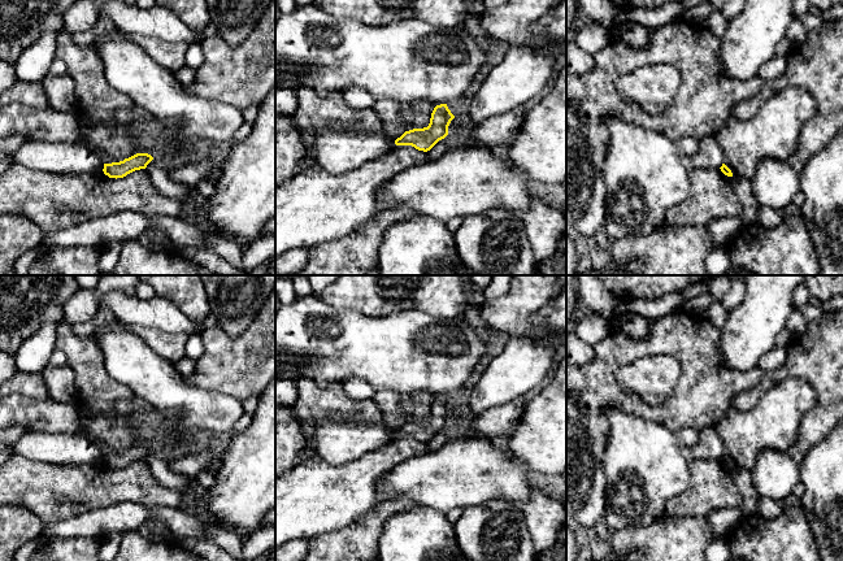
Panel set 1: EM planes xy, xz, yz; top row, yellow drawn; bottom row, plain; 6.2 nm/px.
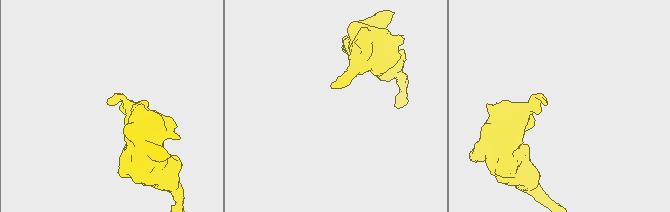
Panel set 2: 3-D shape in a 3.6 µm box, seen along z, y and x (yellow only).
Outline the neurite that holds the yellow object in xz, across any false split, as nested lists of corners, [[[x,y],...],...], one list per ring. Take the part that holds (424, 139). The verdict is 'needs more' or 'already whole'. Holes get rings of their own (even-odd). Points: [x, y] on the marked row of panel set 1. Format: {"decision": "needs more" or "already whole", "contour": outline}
{"decision": "already whole", "contour": [[[447,104],[436,105],[431,113],[430,123],[423,129],[405,131],[395,140],[396,145],[412,145],[418,151],[430,151],[439,140],[448,135],[448,126],[455,116]]]}

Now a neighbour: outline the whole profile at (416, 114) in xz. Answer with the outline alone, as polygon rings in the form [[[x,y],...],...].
[[[429,101],[404,103],[400,108],[400,118],[405,131],[427,127],[434,108],[435,105]]]

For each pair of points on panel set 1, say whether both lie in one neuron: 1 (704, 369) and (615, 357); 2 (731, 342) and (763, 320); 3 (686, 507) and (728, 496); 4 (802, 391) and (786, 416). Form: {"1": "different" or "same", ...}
{"1": "same", "2": "same", "3": "same", "4": "same"}

